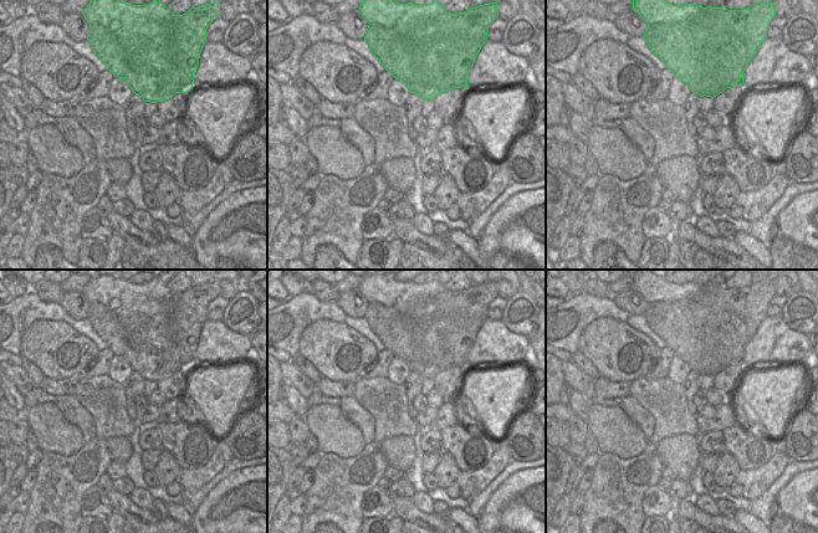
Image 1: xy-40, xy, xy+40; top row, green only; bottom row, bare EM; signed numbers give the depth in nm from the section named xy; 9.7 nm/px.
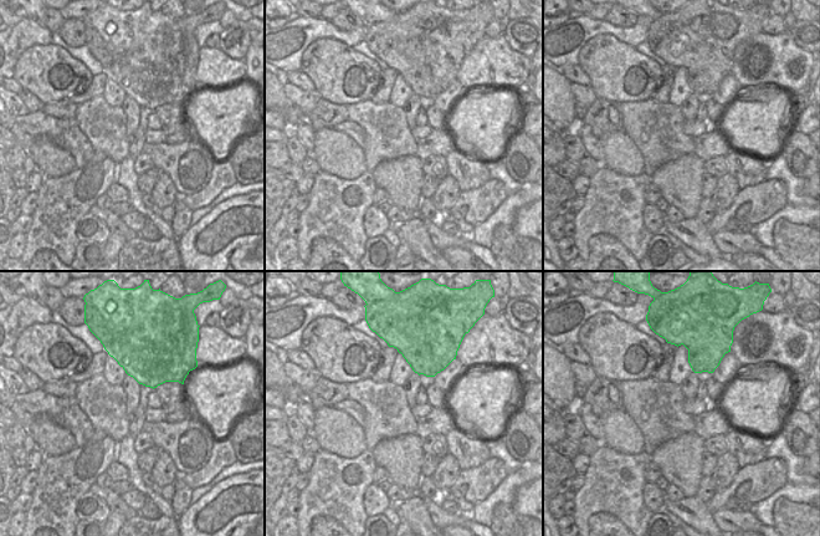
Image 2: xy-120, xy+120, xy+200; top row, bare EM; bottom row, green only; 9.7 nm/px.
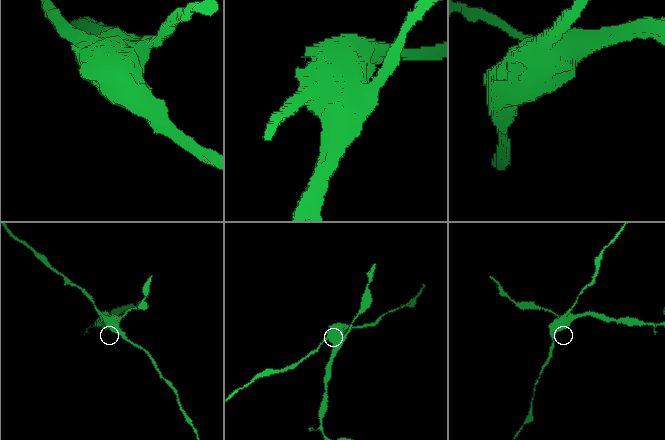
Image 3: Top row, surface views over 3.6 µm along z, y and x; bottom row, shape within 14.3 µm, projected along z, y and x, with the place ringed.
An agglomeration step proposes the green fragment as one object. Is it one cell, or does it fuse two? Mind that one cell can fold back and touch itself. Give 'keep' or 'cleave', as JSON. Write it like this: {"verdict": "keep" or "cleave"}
{"verdict": "cleave"}

